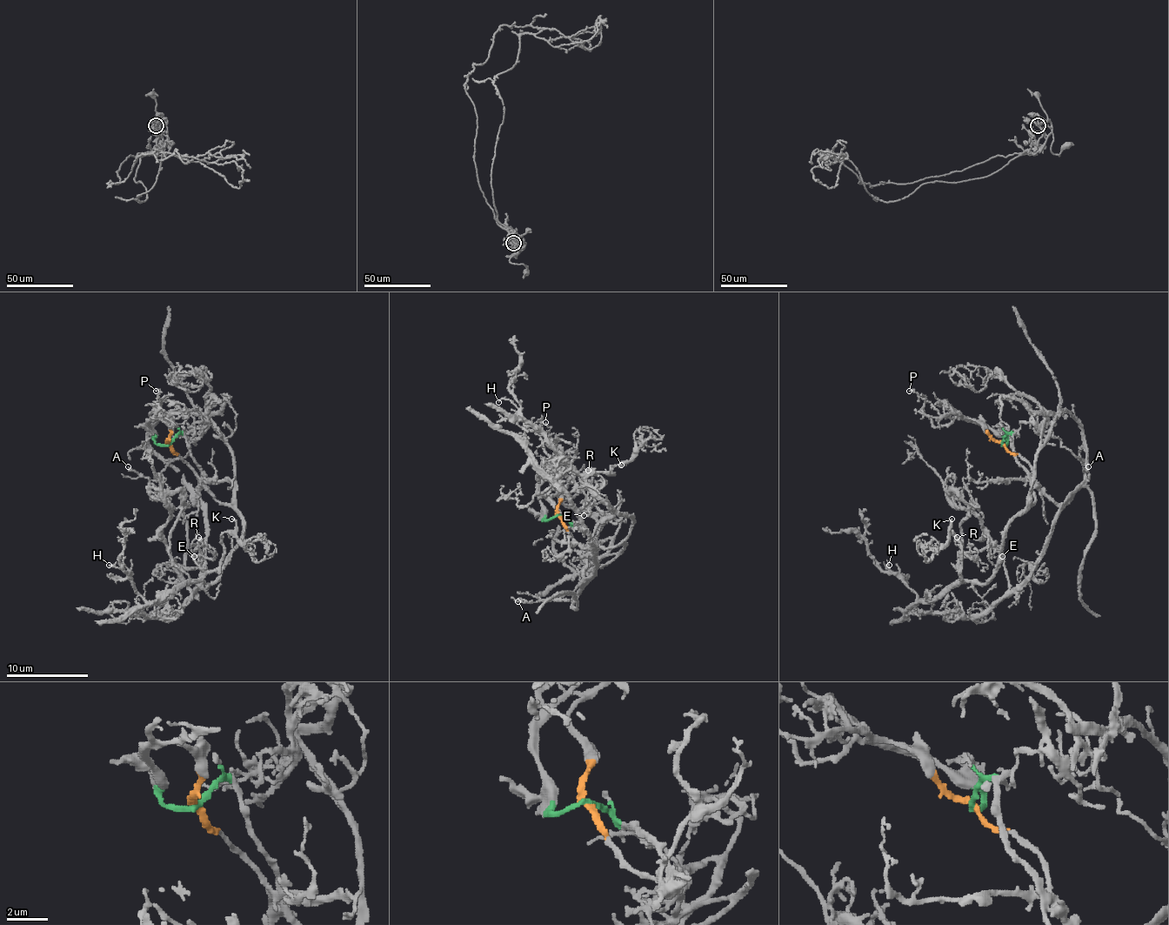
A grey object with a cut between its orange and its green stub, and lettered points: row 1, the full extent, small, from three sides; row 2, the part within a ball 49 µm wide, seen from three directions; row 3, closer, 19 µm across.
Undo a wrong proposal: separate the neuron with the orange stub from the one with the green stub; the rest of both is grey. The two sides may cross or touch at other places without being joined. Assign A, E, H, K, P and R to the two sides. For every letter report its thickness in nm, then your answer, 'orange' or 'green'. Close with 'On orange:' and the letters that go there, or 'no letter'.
A: calibre 180 nm; green
E: calibre 120 nm; green
H: calibre 180 nm; green
K: calibre 170 nm; green
P: calibre 150 nm; green
R: calibre 220 nm; green
On orange: no letter

